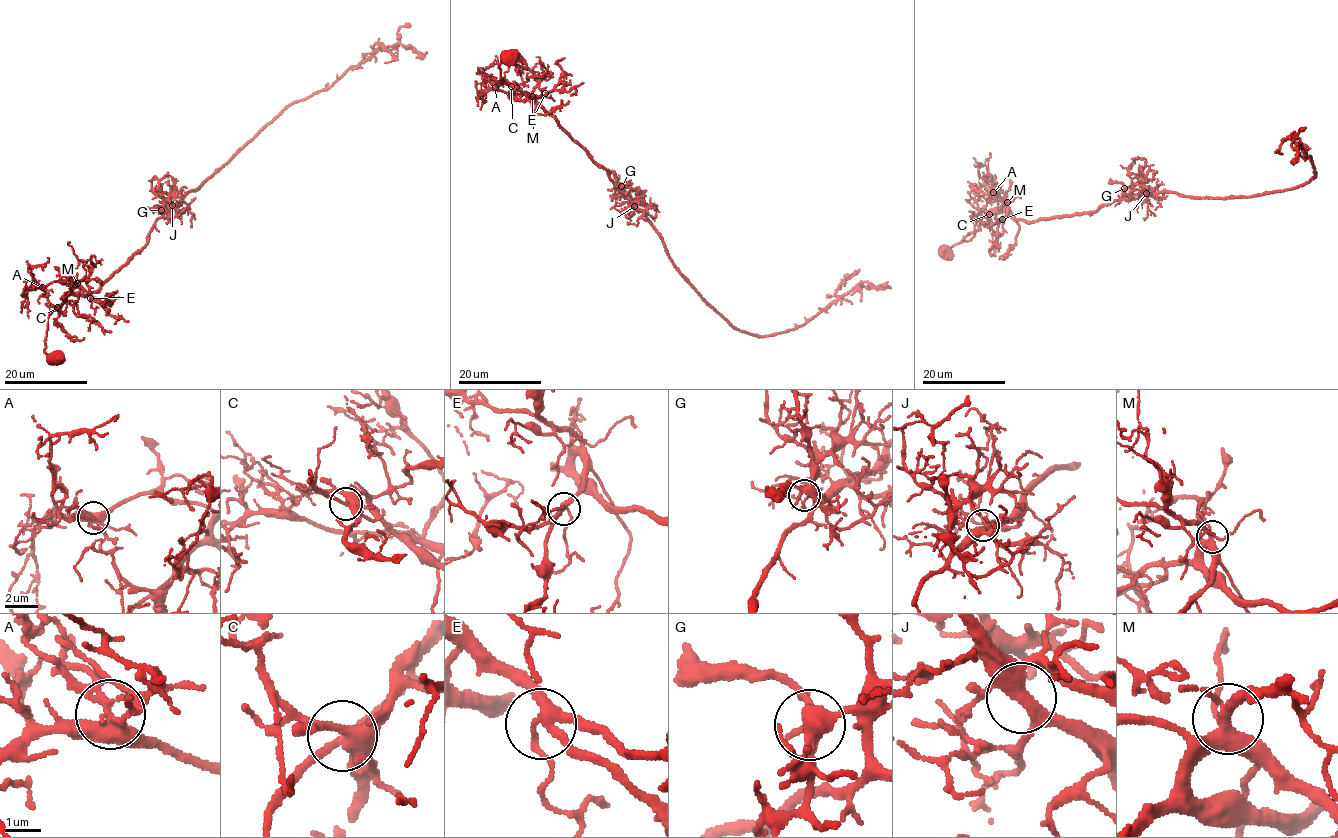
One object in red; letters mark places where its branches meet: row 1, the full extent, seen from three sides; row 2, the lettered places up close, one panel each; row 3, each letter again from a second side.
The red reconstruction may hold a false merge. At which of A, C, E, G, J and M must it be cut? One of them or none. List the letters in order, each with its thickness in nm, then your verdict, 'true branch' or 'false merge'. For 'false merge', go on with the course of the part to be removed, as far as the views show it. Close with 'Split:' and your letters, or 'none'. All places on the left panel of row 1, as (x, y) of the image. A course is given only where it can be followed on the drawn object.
A: 360 nm | true branch
C: 400 nm | true branch
E: 280 nm | true branch
G: 360 nm | true branch
J: 360 nm | true branch
M: 320 nm | true branch
Split: none

